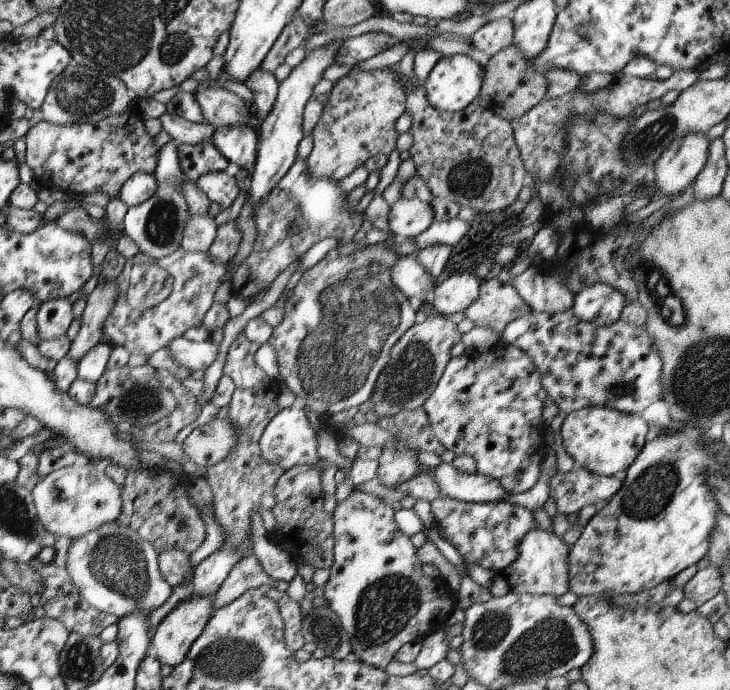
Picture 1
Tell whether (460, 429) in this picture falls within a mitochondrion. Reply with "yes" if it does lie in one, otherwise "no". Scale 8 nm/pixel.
no

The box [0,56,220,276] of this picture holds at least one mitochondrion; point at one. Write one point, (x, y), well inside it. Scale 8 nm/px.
(79, 93)

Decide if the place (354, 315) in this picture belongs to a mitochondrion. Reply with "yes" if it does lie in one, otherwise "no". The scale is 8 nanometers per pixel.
yes

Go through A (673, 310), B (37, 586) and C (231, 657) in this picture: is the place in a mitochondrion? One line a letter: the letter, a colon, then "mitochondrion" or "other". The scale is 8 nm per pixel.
A: mitochondrion
B: other
C: mitochondrion

